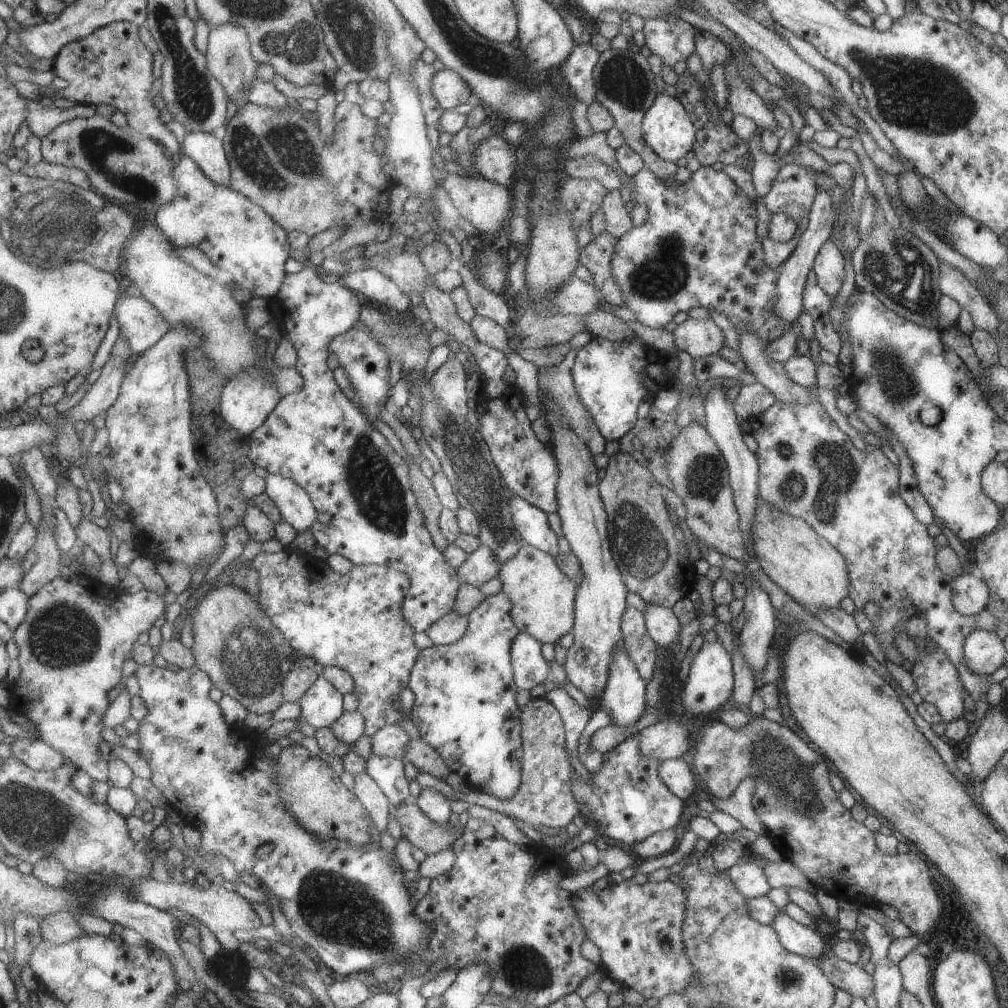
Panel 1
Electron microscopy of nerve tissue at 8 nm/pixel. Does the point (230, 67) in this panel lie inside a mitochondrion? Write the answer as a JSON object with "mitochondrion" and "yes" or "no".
{"mitochondrion":"yes"}

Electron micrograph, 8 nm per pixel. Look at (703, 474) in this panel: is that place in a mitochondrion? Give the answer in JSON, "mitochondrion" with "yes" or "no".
{"mitochondrion":"yes"}

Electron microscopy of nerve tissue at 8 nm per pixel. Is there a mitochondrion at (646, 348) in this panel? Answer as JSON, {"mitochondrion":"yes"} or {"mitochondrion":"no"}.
{"mitochondrion":"no"}

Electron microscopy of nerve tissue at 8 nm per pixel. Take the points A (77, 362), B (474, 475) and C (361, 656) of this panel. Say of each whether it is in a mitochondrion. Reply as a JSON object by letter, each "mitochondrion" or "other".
{"A":"other","B":"mitochondrion","C":"mitochondrion"}

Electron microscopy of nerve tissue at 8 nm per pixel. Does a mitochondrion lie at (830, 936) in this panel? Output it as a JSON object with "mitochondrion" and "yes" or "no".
{"mitochondrion":"no"}

